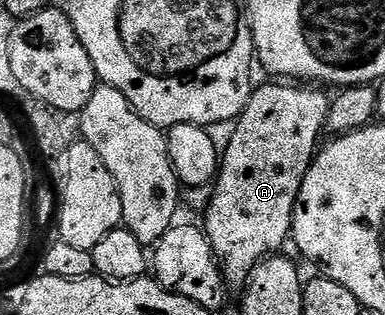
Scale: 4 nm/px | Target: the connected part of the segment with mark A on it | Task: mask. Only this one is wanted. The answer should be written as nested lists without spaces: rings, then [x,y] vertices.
[[[275,84],[279,86],[263,86],[254,91],[252,93],[251,98],[247,101],[247,107],[243,109],[243,113],[239,115],[237,121],[234,123],[233,129],[235,131],[232,132],[231,134],[231,139],[228,140],[227,146],[225,142],[225,149],[222,151],[221,154],[221,161],[219,164],[219,172],[218,175],[213,183],[213,190],[216,190],[216,194],[212,196],[211,198],[211,203],[208,204],[207,206],[207,219],[204,220],[204,222],[201,222],[202,229],[205,231],[207,235],[207,239],[209,240],[209,244],[213,248],[213,256],[215,257],[215,263],[219,265],[219,271],[223,274],[223,281],[226,283],[228,287],[231,286],[239,286],[242,287],[244,283],[246,283],[247,279],[250,278],[251,273],[253,272],[253,268],[255,265],[257,265],[258,262],[262,262],[263,259],[265,258],[270,258],[272,255],[274,255],[276,252],[282,251],[279,250],[283,246],[283,241],[290,239],[292,237],[292,232],[291,232],[291,221],[293,220],[293,216],[295,215],[295,205],[297,204],[297,196],[301,192],[301,184],[303,183],[303,178],[304,176],[307,175],[309,172],[309,168],[311,167],[311,161],[315,158],[315,155],[317,151],[320,149],[321,146],[321,141],[319,142],[319,133],[324,133],[326,124],[327,124],[327,113],[331,110],[331,98],[328,97],[328,95],[323,95],[322,92],[324,91],[319,88],[312,88],[310,85],[307,84]]]

